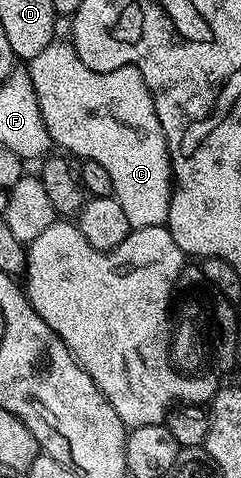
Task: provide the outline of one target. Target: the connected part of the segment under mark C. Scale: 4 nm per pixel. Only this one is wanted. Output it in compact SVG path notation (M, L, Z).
M63 16L56 17L55 37L29 62L33 92L37 92L37 104L51 141L56 147L68 150L63 151L68 155L76 154L79 160L96 161L109 172L113 197L117 204L121 204L132 230L164 225L169 216L173 179L169 148L161 120L157 120L153 96L135 66L122 66L109 72L90 70L77 56L70 36L70 21Z

